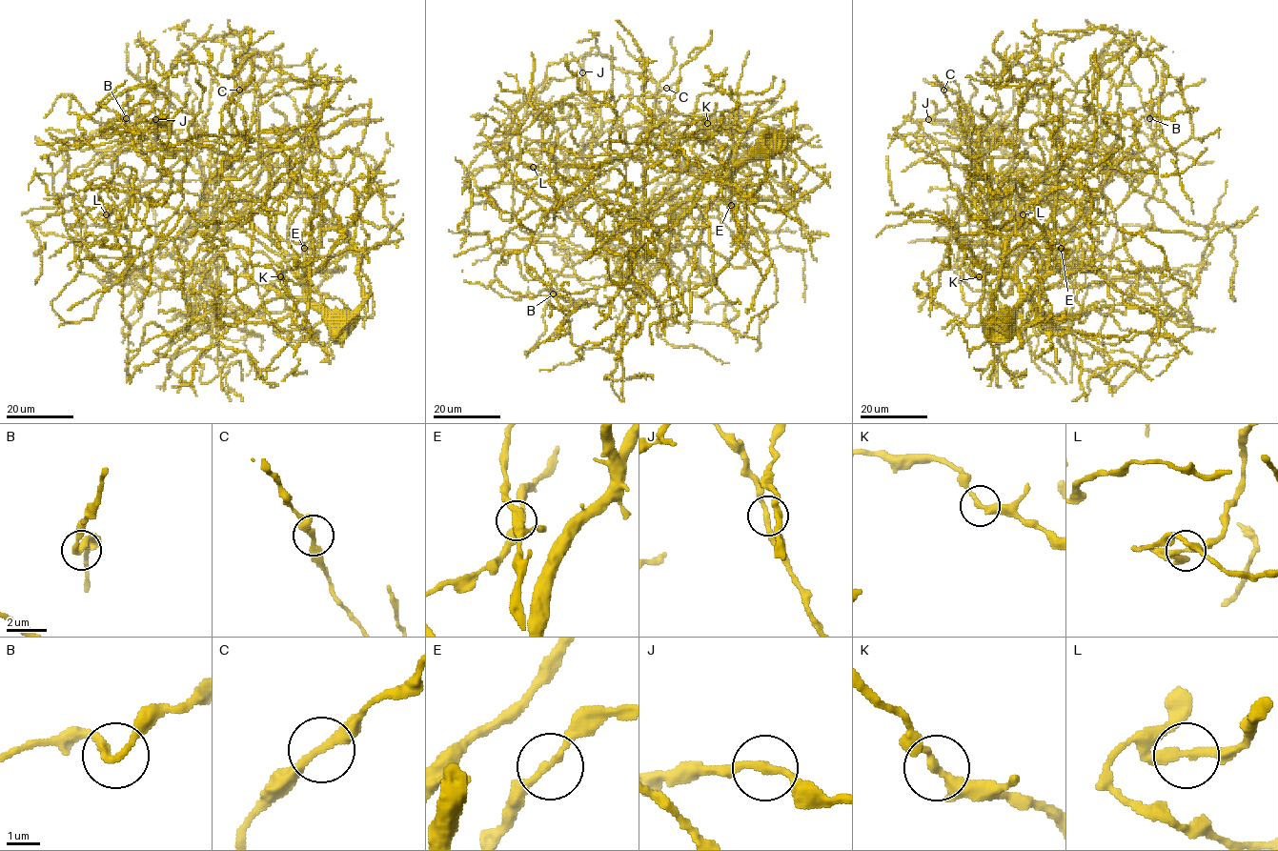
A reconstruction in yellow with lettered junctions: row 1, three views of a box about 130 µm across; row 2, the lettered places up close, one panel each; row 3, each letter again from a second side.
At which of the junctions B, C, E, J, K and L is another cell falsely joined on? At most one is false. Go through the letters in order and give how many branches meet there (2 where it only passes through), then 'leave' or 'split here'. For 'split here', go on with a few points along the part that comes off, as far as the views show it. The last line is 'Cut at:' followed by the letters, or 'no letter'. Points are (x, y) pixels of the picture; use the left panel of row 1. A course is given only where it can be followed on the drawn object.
B: 2 | leave
C: 2 | leave
E: 2 | leave
J: 2 | leave
K: 2 | leave
L: 2 | split here | (106, 213), (115, 207), (127, 226), (108, 192), (111, 162), (172, 111)
Cut at: L

